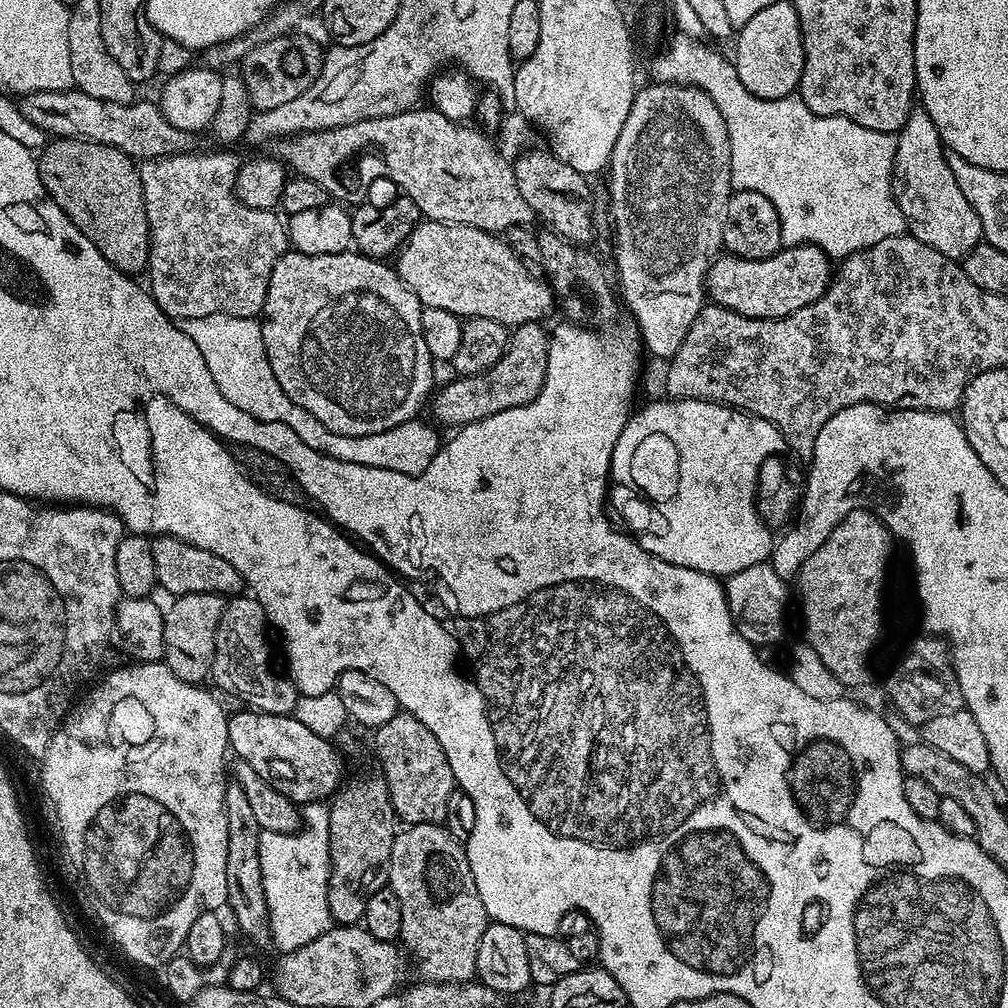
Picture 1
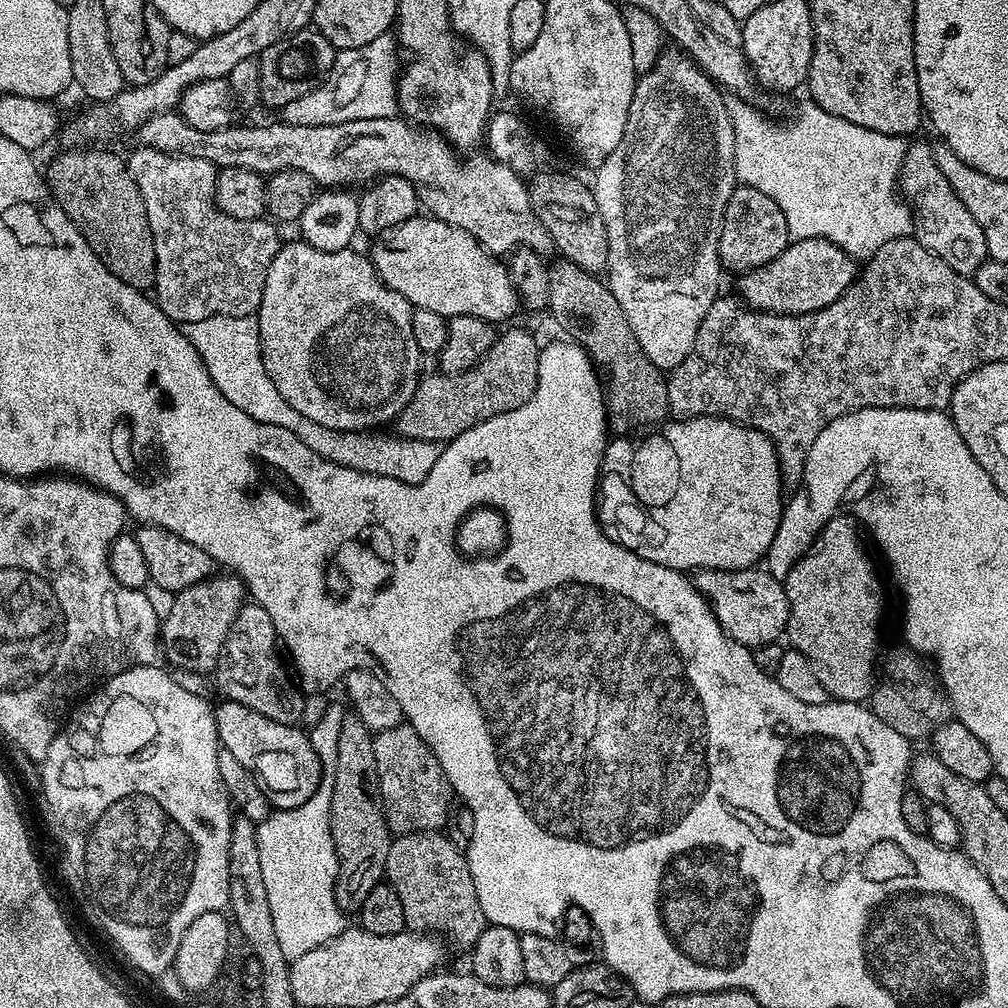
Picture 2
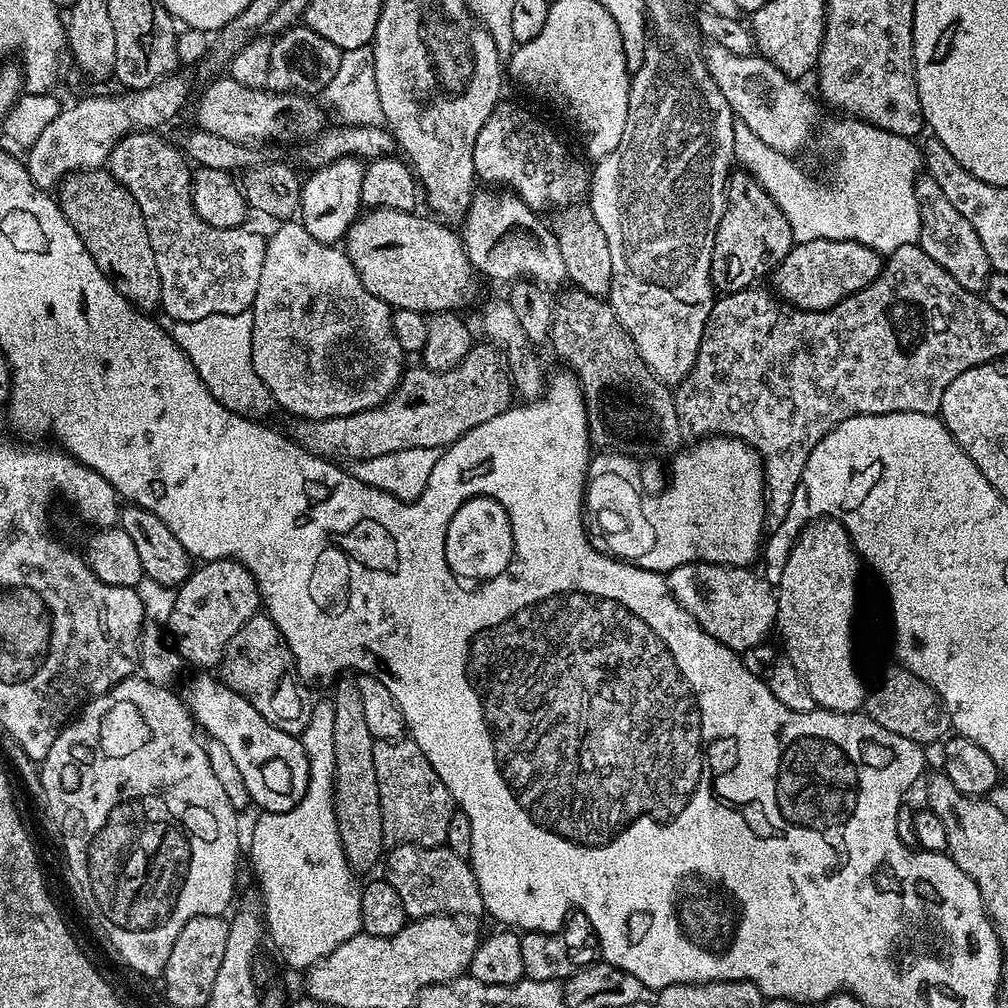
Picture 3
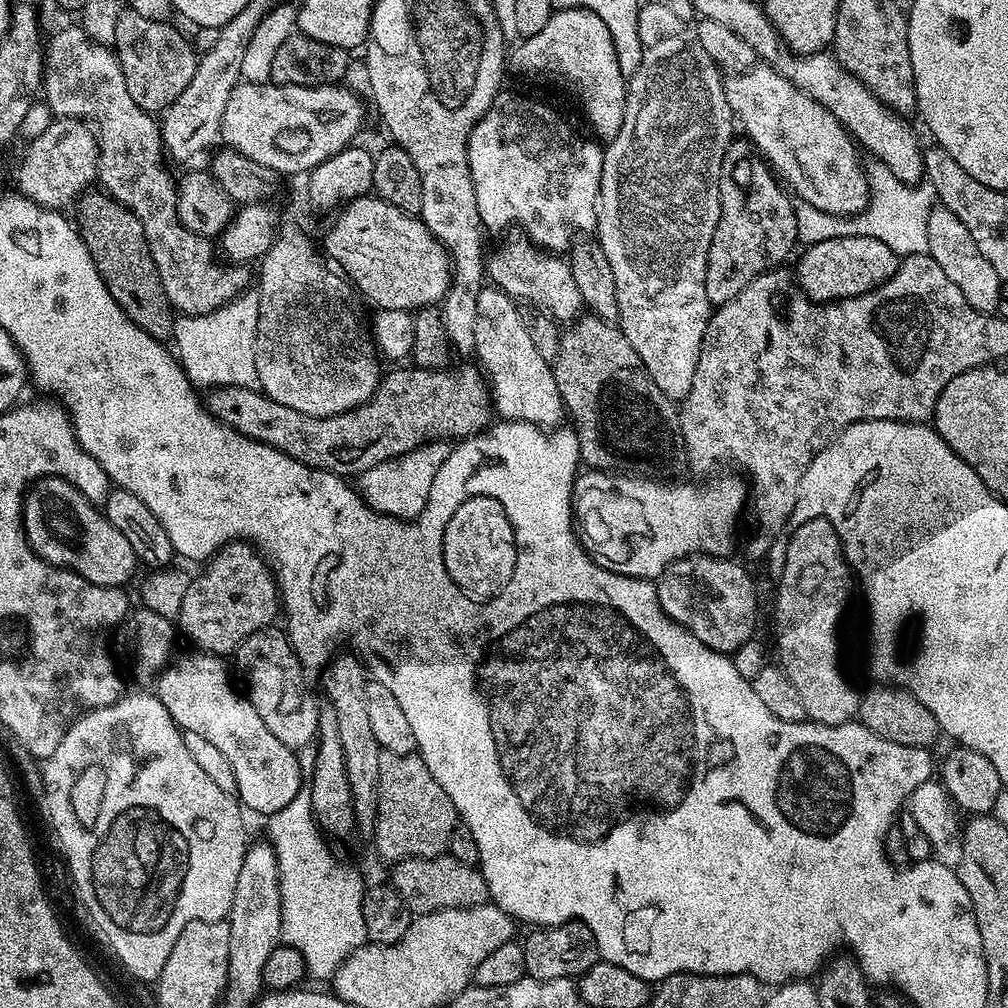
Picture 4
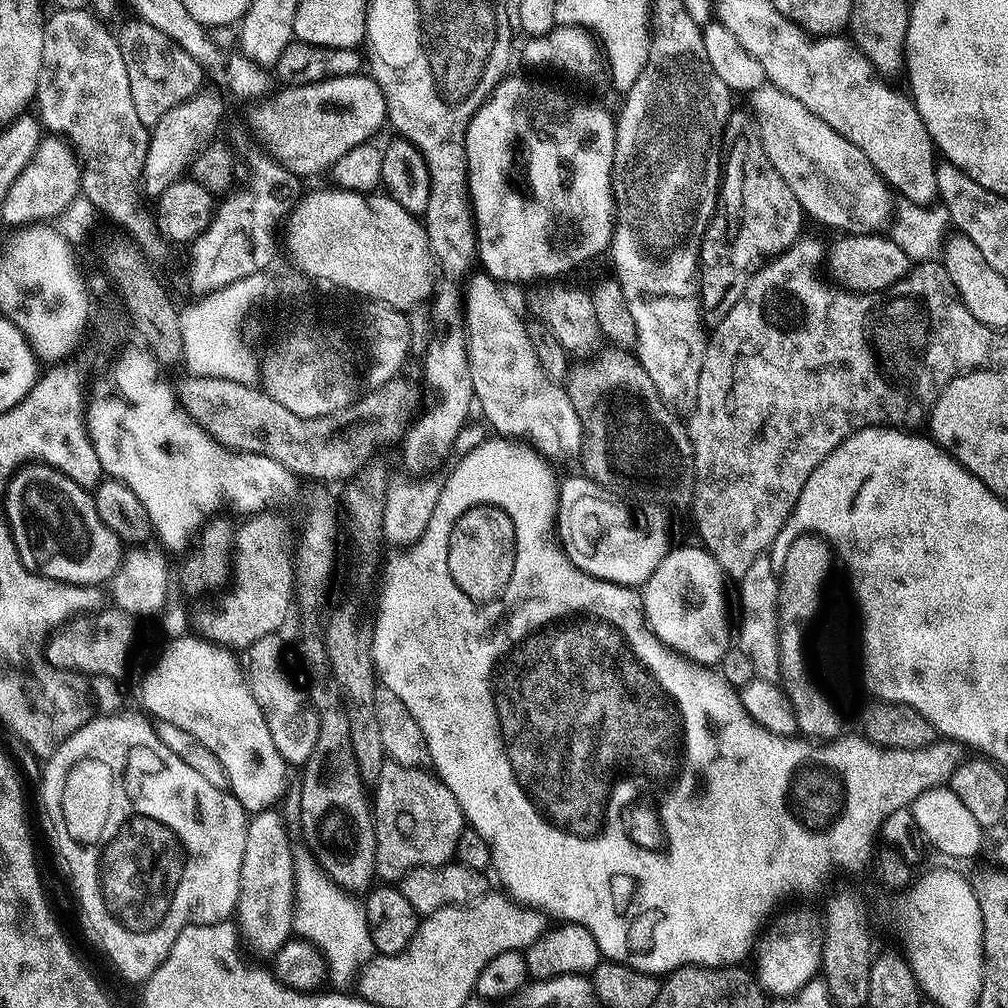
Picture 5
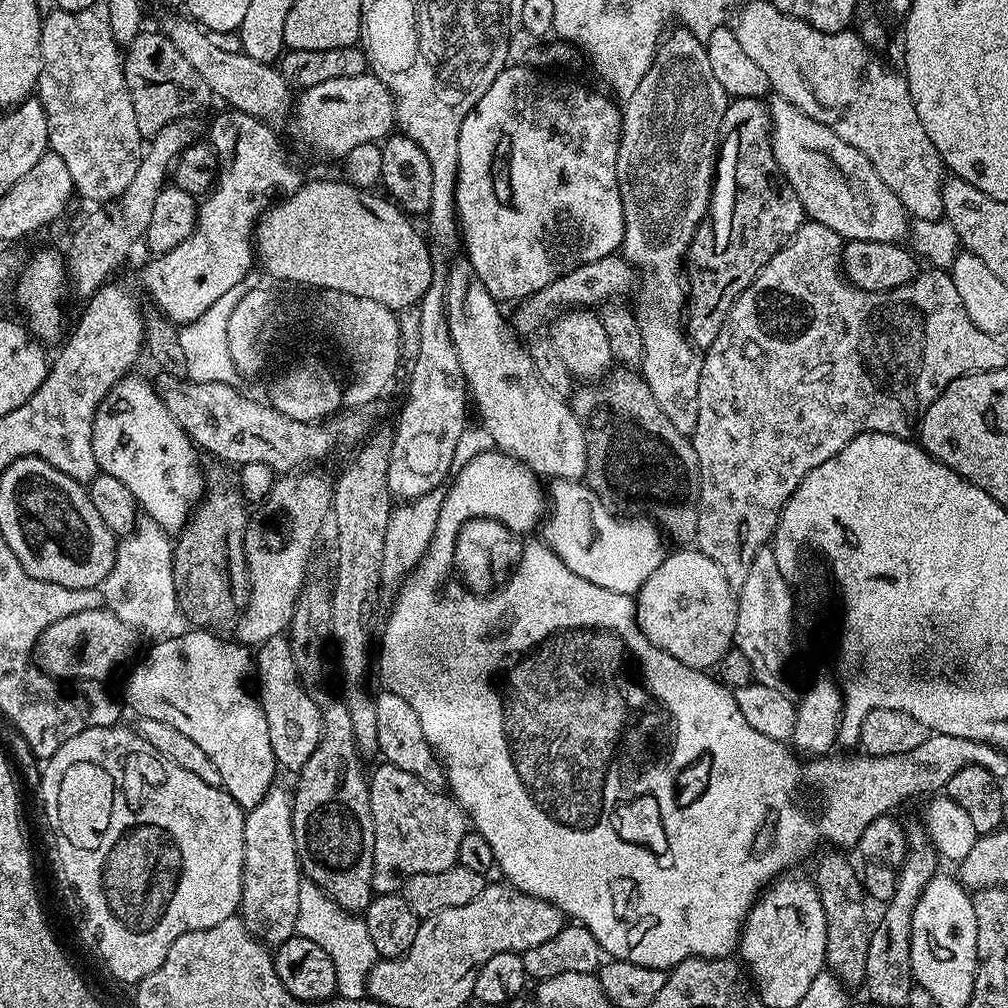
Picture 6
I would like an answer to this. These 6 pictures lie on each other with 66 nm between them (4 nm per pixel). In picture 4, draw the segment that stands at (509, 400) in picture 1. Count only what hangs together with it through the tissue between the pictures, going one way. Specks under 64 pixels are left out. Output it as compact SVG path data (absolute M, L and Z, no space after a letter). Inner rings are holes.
M415 366L387 371L375 395L338 415L302 414L274 402L257 389L238 387L213 389L207 395L206 407L236 432L268 444L309 468L356 476L378 462L412 452L425 442L452 436L467 438L489 427L489 385L484 372L473 367L458 369L456 376L451 376L448 370Z

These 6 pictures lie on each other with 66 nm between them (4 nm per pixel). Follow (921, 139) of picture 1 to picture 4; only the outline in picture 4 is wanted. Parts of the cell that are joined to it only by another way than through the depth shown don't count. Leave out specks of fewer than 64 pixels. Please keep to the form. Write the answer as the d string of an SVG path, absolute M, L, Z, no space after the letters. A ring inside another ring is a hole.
M943 206L933 207L930 218L926 224L927 255L942 266L946 278L962 290L962 298L974 306L979 312L995 313L1000 306L1000 292L1002 281L994 267L986 260L985 255L978 250L978 245L970 236L970 231L962 224L957 215Z

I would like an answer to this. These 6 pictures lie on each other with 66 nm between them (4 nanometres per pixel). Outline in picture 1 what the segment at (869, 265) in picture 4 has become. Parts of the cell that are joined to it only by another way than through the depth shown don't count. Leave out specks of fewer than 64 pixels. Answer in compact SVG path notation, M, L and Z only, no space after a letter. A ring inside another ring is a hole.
M794 244L787 252L788 264L744 260L735 254L717 256L708 267L707 299L752 320L777 320L810 306L828 288L834 275L833 261L813 244Z

